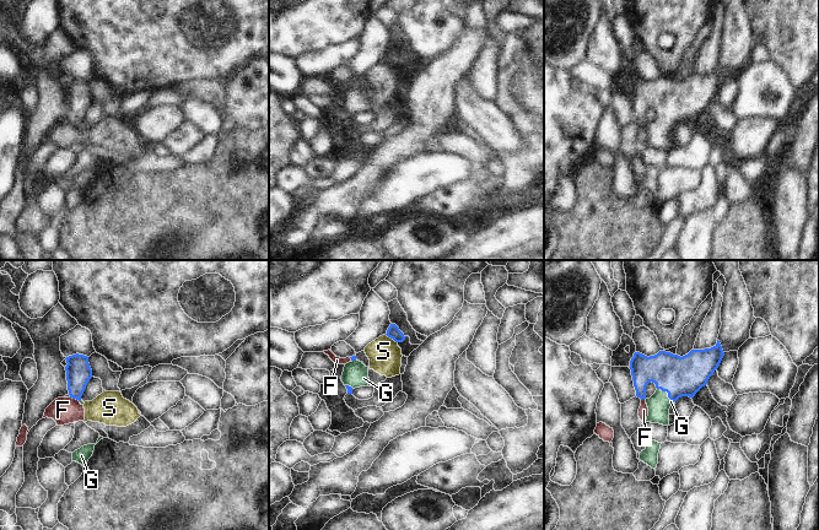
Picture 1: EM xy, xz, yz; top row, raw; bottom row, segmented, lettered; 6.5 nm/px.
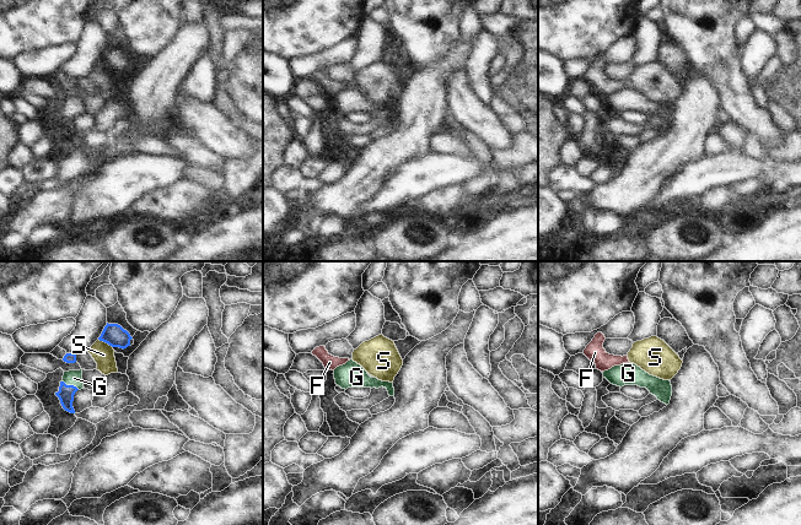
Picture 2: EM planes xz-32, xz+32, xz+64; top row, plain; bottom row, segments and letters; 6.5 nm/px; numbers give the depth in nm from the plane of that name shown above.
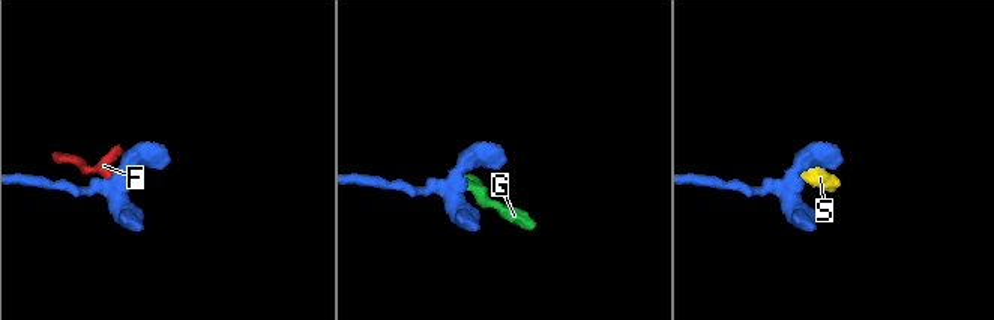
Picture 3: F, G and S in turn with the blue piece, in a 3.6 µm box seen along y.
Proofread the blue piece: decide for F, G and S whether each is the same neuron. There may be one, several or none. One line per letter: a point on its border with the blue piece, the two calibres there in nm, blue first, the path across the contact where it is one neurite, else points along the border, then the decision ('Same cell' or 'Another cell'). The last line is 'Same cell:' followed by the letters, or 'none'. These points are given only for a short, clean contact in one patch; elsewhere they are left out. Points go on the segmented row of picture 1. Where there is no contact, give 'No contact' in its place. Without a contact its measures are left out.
F: Touches blue at xy (75, 398). Thickness 160 nm (blue) against 180 nm. Boundary: xy (70, 396), (79, 401). Another cell
G: Touches blue at yz (667, 391). Thickness 260 nm (blue) against 150 nm. Path across: yz (685, 376), (667, 391), (658, 404). Same cell
S: Touches blue at xz (392, 337). Thickness 90 nm (blue) against 220 nm. Boundary: xz (386, 334), (397, 342). Another cell
Same cell: G.

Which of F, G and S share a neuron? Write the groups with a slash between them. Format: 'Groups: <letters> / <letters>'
Groups: F S / G.

